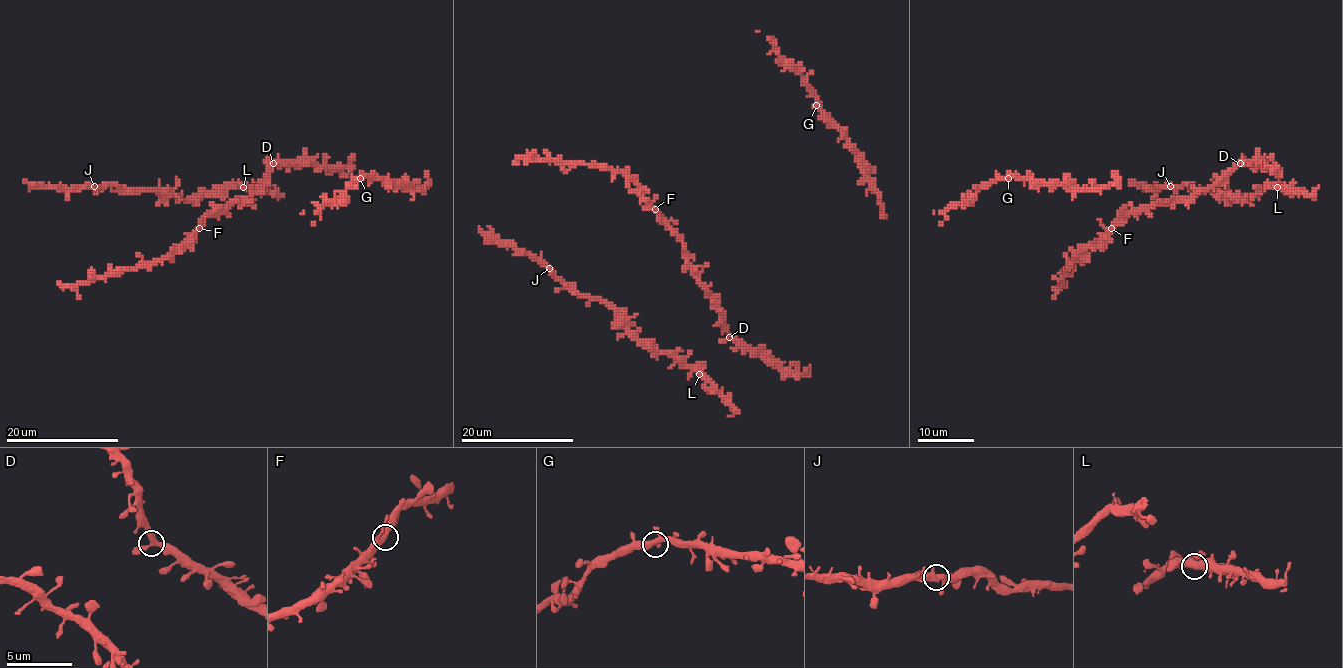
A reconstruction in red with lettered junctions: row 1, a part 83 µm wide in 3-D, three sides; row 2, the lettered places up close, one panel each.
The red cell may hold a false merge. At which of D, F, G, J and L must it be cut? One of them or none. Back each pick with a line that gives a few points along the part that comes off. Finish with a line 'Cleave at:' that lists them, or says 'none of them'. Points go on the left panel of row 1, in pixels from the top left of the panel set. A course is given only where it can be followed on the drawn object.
Cleave at: none of them

